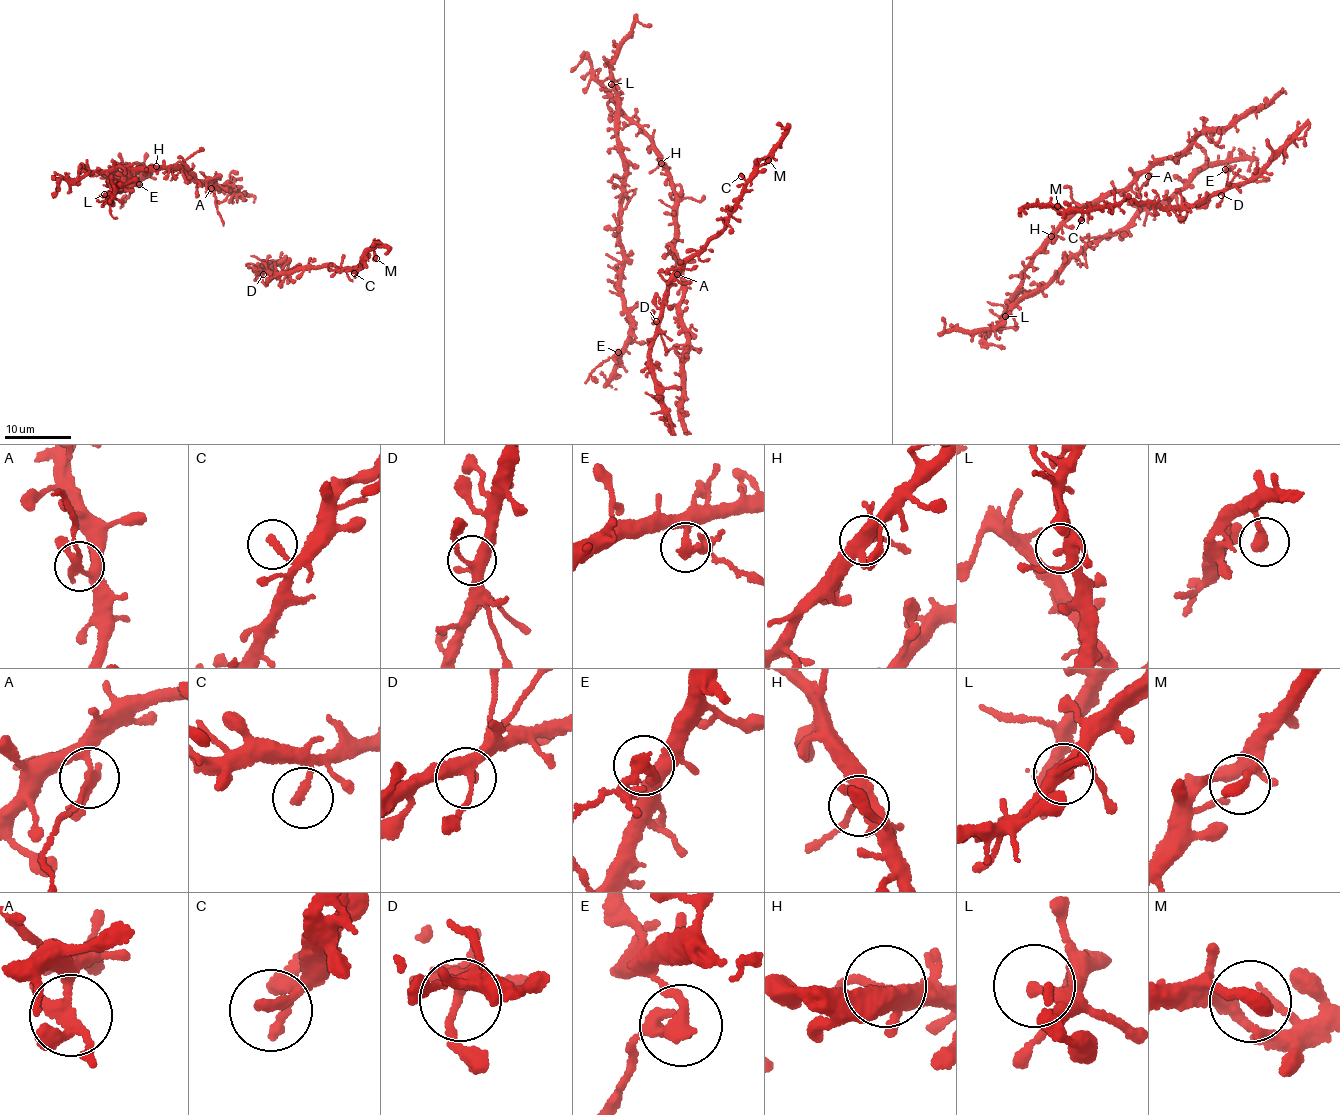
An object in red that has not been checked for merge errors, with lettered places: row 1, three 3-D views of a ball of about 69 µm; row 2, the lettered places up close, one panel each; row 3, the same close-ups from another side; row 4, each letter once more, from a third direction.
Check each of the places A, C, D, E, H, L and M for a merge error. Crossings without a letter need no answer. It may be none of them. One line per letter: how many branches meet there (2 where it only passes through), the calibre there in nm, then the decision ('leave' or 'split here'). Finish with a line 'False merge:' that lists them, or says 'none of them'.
A: branches 4; calibre 240 nm; split here
C: branches 1; calibre 280 nm; leave
D: branches 4; calibre 320 nm; leave
E: branches 2; calibre 320 nm; split here
H: branches 4; calibre 280 nm; leave
L: branches 2; calibre 260 nm; leave
M: branches 1; calibre 440 nm; leave
False merge: A, E

